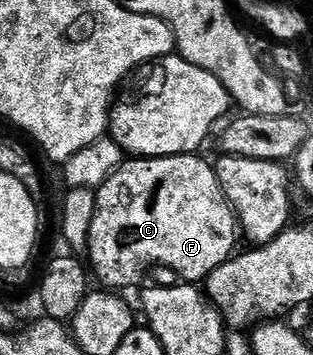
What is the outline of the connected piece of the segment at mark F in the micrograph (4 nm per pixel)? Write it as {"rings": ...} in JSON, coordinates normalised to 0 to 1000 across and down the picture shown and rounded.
{"rings":[[[594,434],[425,445],[383,462],[396,476],[415,476],[428,499],[479,499],[479,521],[492,521],[492,532],[454,532],[454,544],[518,544],[518,600],[543,600],[543,746],[530,763],[556,775],[575,772],[572,783],[594,797],[649,794],[674,763],[744,721],[754,673],[760,676],[757,611],[725,572],[684,468],[668,451],[658,456],[639,445],[629,434]]]}

